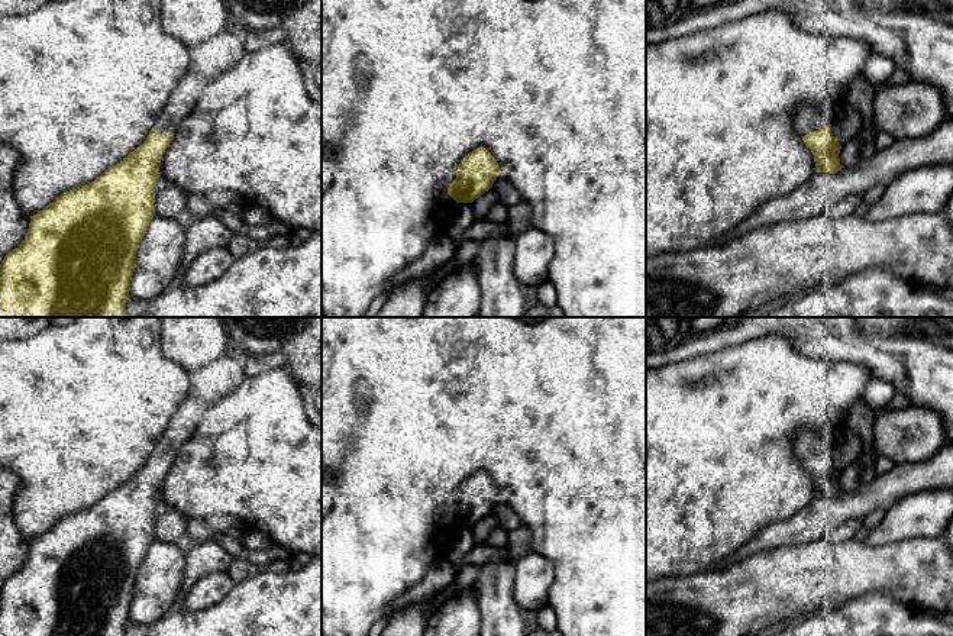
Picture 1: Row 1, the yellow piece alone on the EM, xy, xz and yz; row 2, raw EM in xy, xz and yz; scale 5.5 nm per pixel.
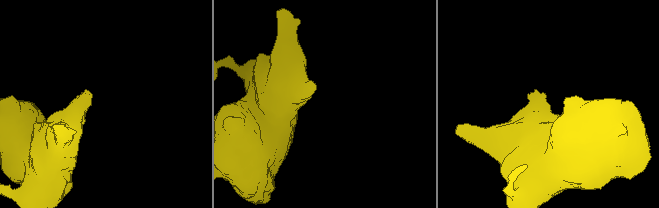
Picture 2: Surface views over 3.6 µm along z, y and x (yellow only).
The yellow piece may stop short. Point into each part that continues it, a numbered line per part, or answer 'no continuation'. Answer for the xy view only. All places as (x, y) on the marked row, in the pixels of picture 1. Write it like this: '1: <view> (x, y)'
1: xy (183, 99)

